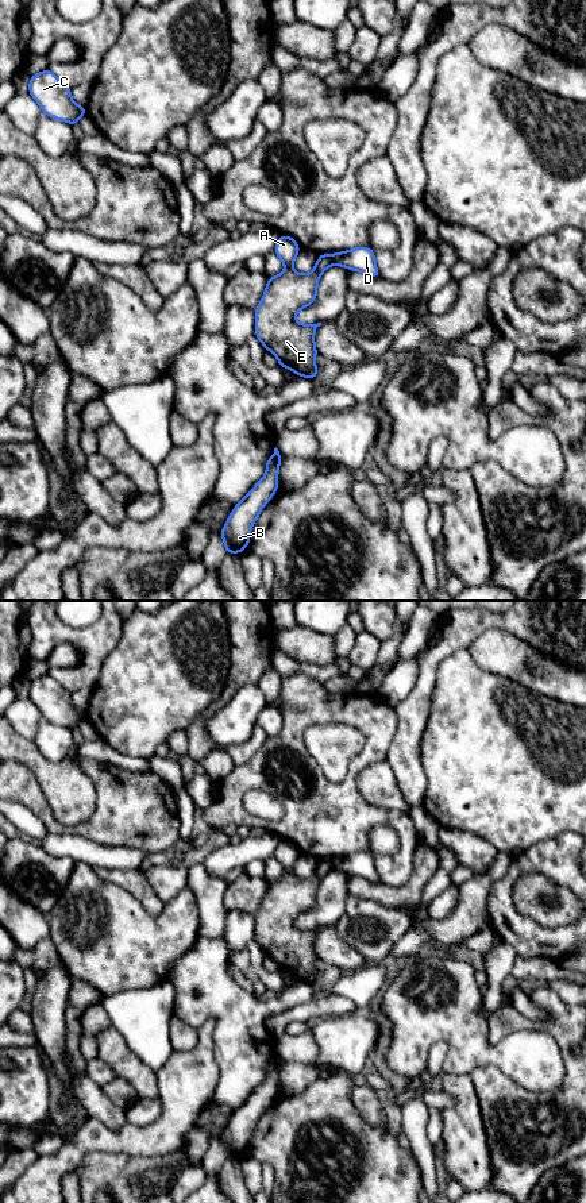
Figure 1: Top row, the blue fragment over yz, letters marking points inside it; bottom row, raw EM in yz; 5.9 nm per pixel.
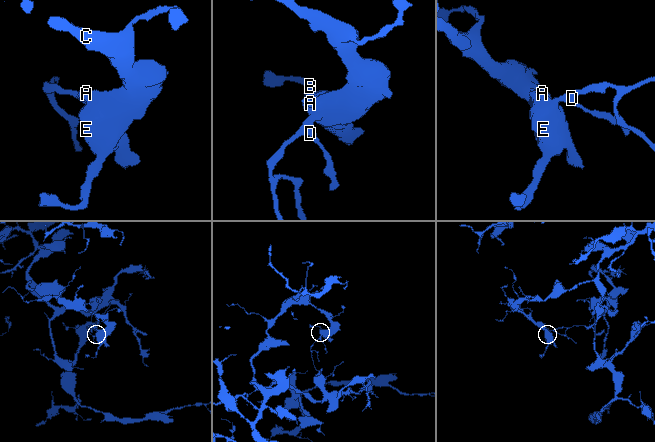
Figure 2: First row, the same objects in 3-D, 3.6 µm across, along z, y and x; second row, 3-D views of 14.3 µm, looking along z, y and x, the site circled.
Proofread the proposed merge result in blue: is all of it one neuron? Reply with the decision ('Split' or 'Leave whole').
Split

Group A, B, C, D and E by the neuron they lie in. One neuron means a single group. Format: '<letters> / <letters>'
A B C E / D

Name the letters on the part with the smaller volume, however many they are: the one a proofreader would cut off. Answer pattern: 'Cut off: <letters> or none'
Cut off: D

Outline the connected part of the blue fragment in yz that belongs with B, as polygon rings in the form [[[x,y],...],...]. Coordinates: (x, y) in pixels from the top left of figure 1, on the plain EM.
[[[274,1053],[266,1067],[266,1079],[255,1088],[246,1102],[234,1111],[225,1130],[221,1134],[221,1144],[227,1158],[240,1158],[250,1149],[250,1137],[262,1113],[278,1095],[278,1076],[282,1060]]]

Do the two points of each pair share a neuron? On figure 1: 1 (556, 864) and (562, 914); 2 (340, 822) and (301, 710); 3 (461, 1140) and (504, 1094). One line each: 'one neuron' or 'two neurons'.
1: two neurons
2: one neuron
3: two neurons

